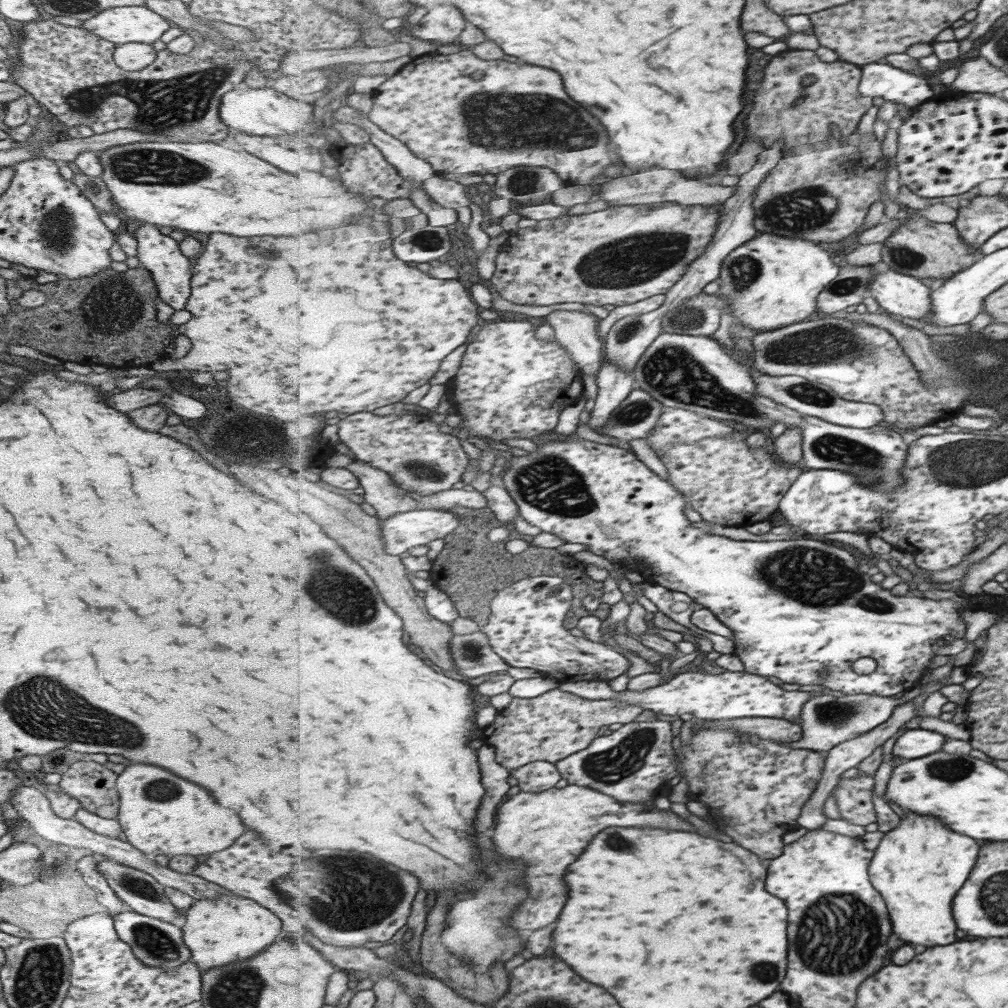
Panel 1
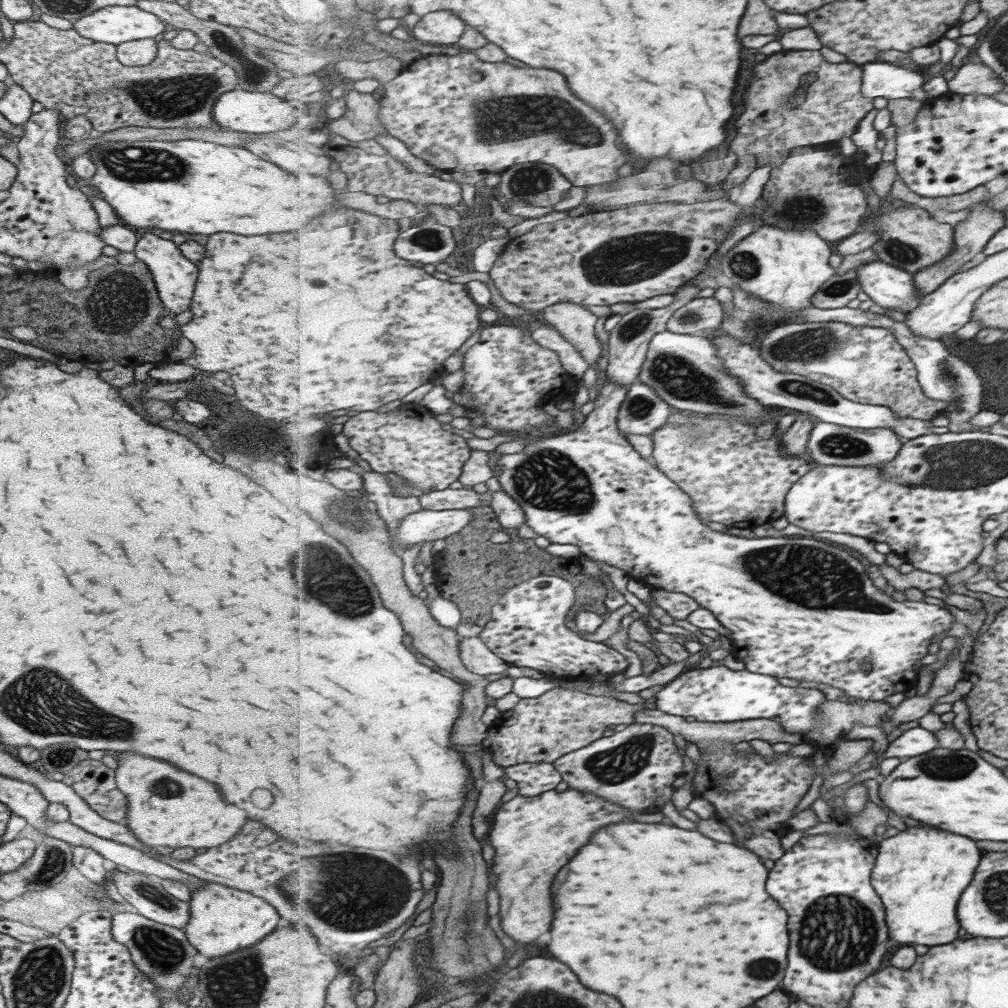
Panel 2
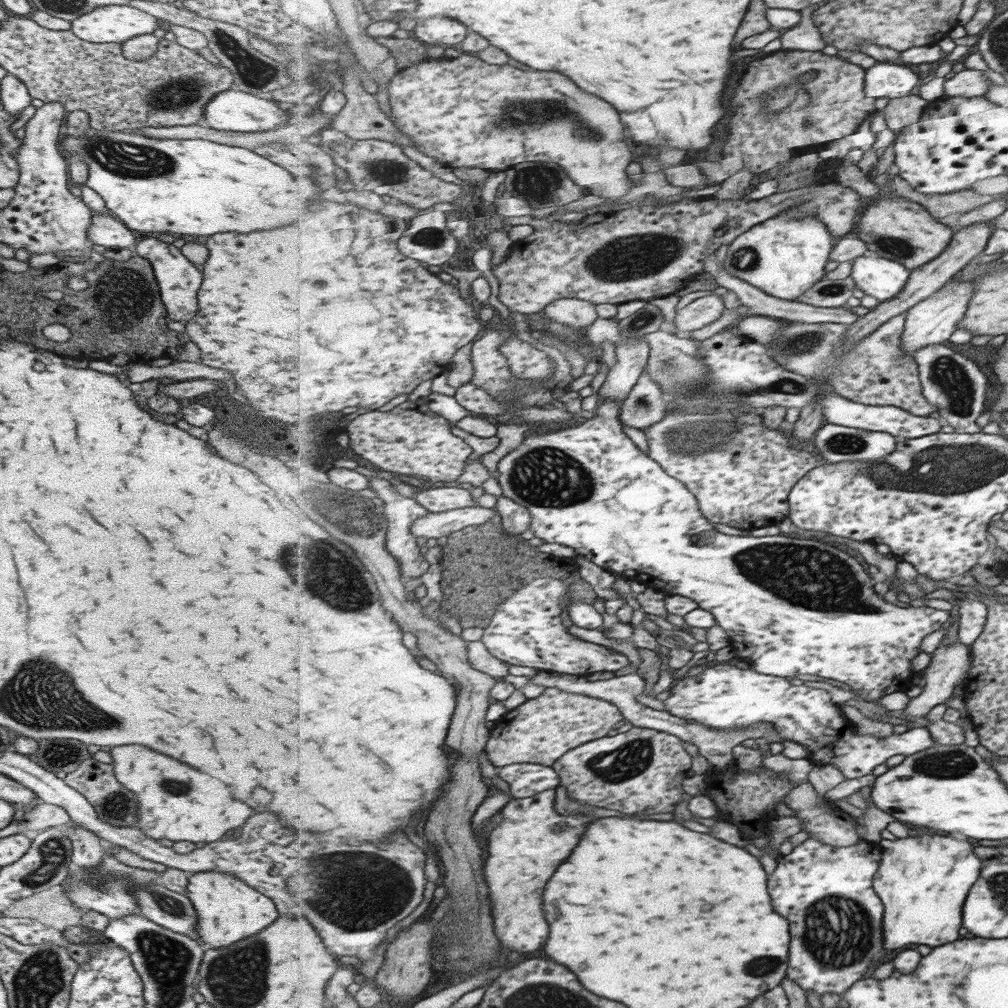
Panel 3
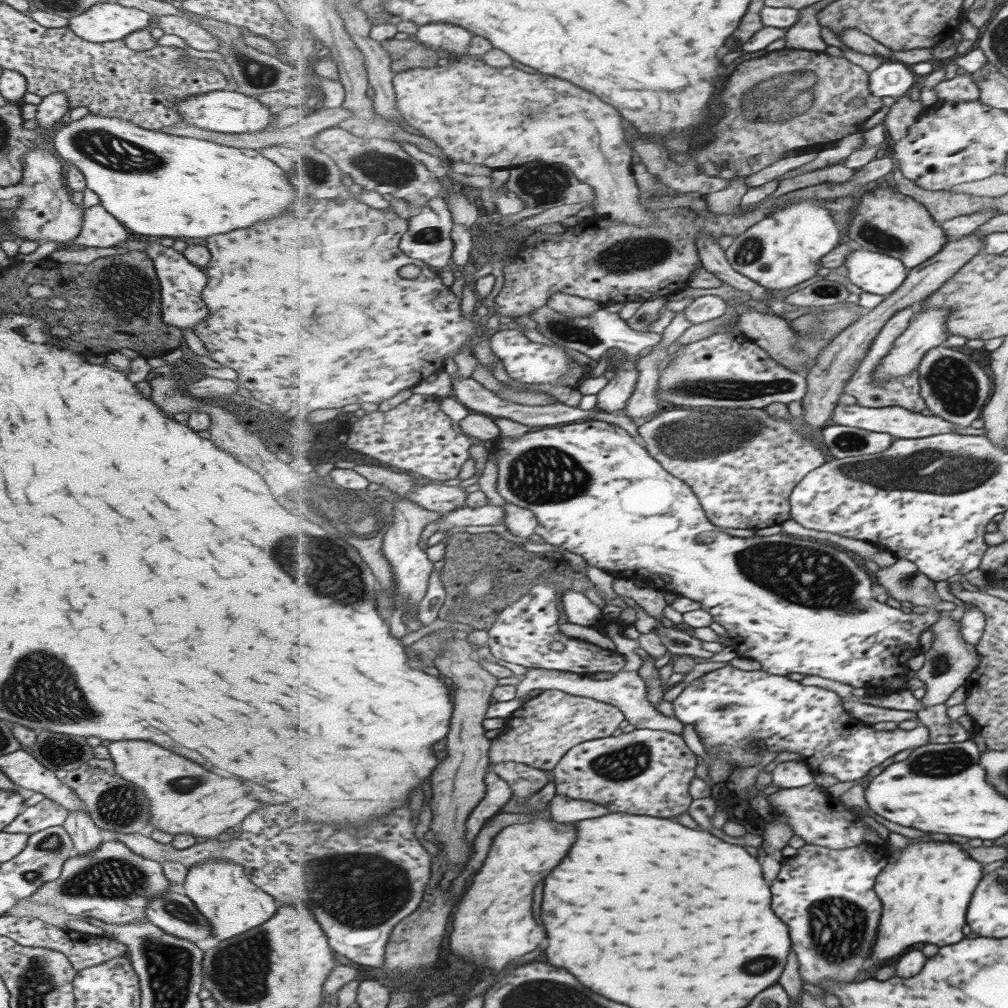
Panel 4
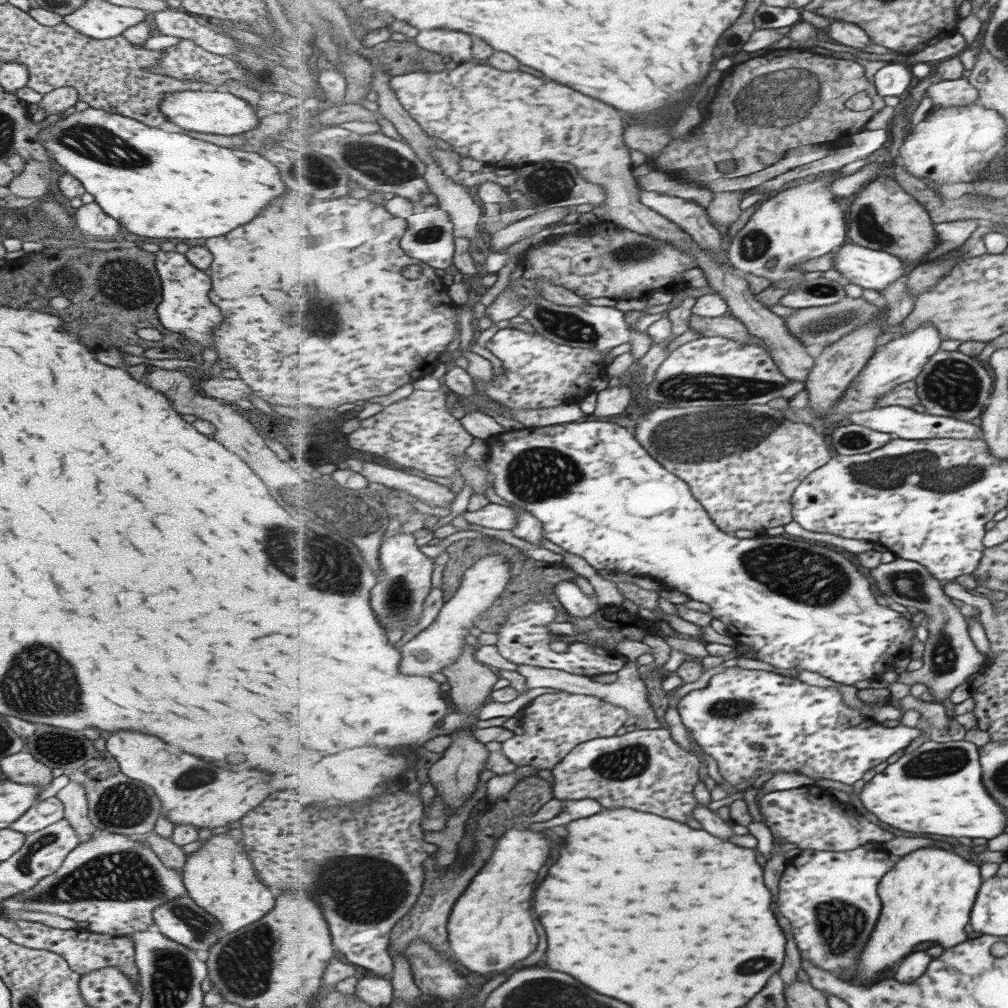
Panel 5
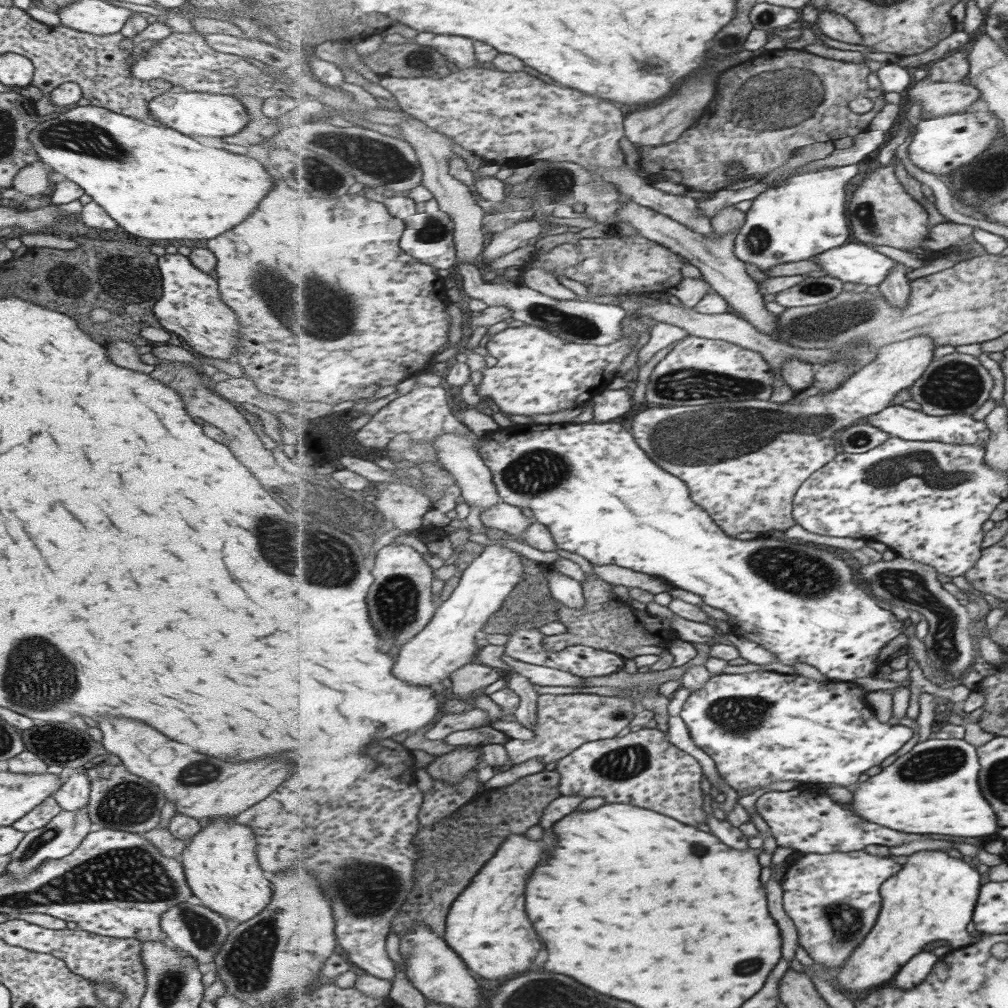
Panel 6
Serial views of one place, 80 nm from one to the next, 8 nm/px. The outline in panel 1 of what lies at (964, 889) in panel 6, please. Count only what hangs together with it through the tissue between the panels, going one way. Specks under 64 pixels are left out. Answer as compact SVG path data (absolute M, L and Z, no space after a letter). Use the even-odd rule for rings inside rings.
M907 812L905 815L905 819L901 819L896 828L885 833L877 848L874 850L877 854L874 855L875 858L873 858L870 865L871 882L875 882L875 888L883 894L883 898L885 898L889 910L891 910L891 922L893 922L893 926L895 926L895 934L899 934L901 940L913 942L913 944L923 944L923 946L947 946L947 944L953 944L953 942L957 942L957 922L955 922L955 918L953 918L953 900L955 900L955 896L957 896L961 884L965 882L967 874L971 872L971 868L973 868L973 864L975 864L979 846L977 846L977 842L975 842L973 838L959 836L957 832L945 828L939 818L927 818L927 816L919 816L919 814L909 814L909 816L907 816Z

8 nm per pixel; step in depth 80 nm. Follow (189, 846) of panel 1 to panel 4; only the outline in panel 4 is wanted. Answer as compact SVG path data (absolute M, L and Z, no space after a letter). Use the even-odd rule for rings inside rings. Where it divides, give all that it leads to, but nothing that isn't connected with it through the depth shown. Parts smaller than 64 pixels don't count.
M118 740L105 745L115 772L143 790L148 802L149 830L156 829L172 836L189 834L206 840L223 838L225 830L239 824L257 806L257 802L249 798L241 782L235 782L233 778L221 778L201 768L199 764L187 762L185 758L169 750L153 746L153 742ZM183 778L189 778L191 784L187 784L185 790L179 790L175 782Z

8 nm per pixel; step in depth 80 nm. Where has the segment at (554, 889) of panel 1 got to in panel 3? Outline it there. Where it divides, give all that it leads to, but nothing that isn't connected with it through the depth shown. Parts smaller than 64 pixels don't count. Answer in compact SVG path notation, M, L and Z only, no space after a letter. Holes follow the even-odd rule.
M545 790L541 794L529 798L512 799L501 812L503 820L495 827L486 840L487 859L484 866L484 875L488 884L488 898L491 900L493 916L497 920L497 936L501 940L503 952L535 952L539 950L545 940L549 938L549 922L545 920L543 912L543 890L557 870L577 848L581 836L587 830L587 824L595 818L589 816L559 816L555 811L554 790Z

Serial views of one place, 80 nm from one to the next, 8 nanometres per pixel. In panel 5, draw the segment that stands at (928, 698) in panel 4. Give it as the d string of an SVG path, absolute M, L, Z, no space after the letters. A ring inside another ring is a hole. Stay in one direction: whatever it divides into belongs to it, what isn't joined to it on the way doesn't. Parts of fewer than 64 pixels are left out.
M897 557L889 564L881 564L879 568L871 570L871 576L877 580L879 590L887 596L903 596L893 598L895 602L905 602L905 606L912 610L919 610L926 616L929 637L923 650L923 666L914 672L899 674L898 681L903 684L924 684L929 688L935 702L949 698L949 694L965 682L967 676L978 673L979 666L985 661L984 655L971 644L967 634L967 622L959 612L959 606L943 592L943 586L938 578L920 562Z

